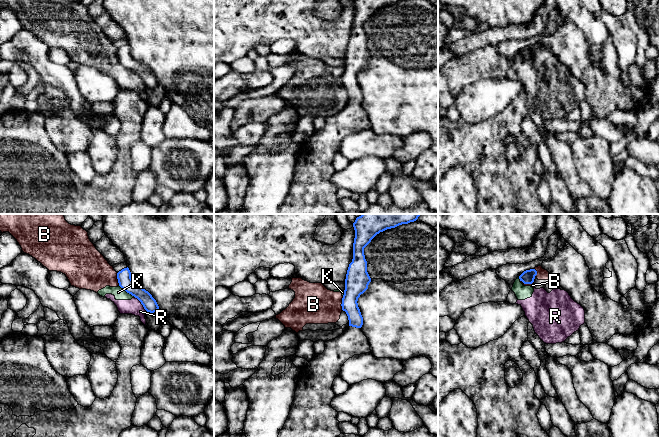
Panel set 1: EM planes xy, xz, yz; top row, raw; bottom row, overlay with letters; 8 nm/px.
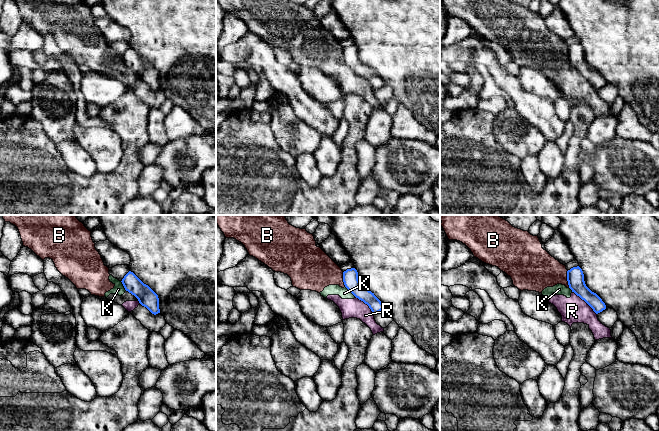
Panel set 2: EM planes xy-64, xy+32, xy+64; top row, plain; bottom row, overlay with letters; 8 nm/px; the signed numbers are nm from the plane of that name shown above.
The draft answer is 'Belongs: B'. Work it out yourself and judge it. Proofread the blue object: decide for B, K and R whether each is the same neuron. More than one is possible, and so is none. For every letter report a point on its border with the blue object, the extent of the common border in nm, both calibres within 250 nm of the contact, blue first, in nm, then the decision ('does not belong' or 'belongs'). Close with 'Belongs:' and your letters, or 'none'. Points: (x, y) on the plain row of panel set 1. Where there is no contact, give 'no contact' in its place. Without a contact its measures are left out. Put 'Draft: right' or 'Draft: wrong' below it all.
B: xz (342, 79) | 110 nm | 190/320 nm | does not belong
K: xy (126, 67) | 160 nm | 120/90 nm | does not belong
R: xy (141, 79) | 160 nm | 120/120 nm | does not belong
Belongs: none
Draft: wrong

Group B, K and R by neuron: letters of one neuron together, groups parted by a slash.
B K R

